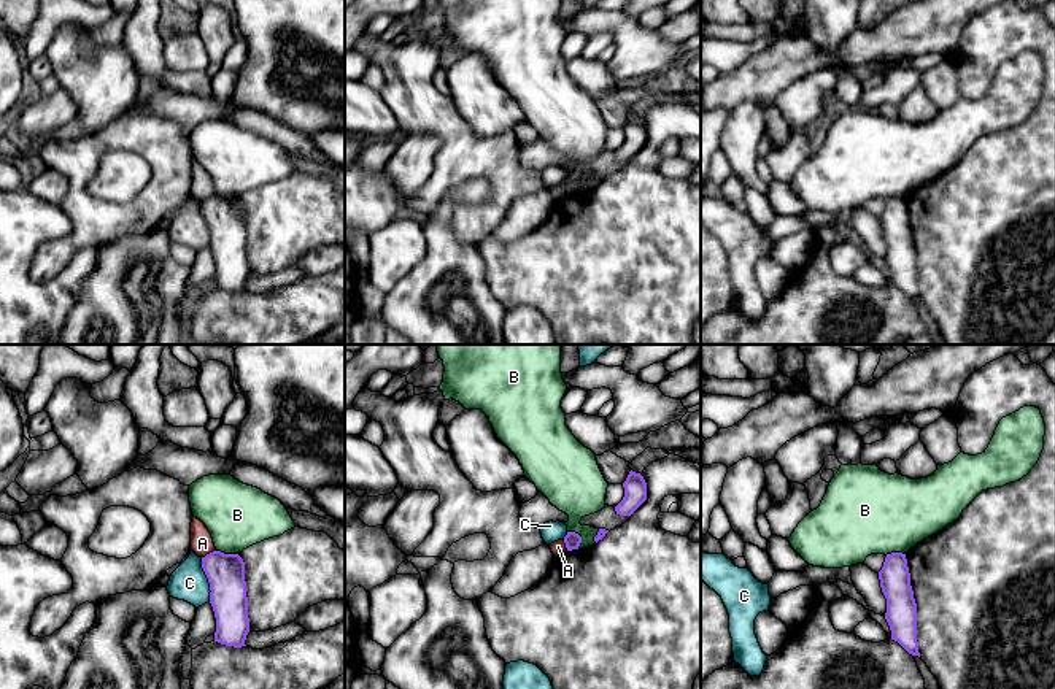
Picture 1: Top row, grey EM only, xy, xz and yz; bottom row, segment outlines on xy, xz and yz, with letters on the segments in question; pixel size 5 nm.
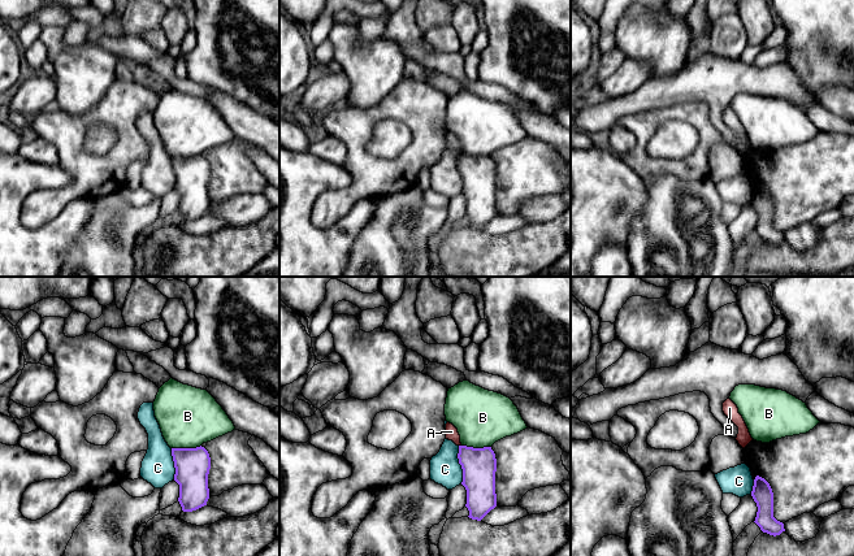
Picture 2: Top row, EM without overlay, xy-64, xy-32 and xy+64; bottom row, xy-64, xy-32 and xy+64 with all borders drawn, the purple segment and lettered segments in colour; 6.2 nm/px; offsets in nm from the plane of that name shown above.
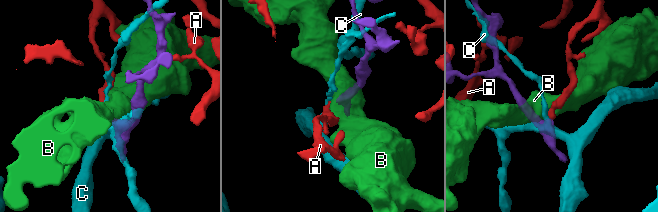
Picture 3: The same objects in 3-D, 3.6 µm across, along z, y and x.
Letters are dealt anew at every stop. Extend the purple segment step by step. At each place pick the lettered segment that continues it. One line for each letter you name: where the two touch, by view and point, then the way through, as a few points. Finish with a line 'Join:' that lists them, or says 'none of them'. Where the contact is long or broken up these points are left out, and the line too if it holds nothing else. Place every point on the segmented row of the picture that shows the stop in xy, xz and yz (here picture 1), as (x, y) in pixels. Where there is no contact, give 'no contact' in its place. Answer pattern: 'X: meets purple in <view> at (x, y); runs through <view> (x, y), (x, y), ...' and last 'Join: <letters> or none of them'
Join: none of them

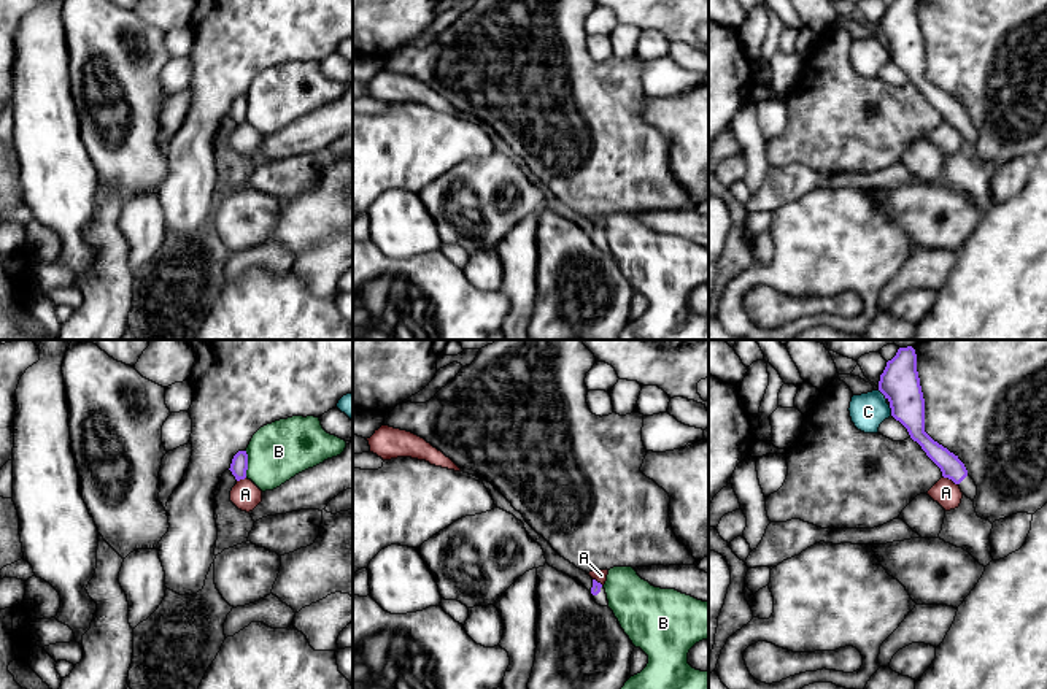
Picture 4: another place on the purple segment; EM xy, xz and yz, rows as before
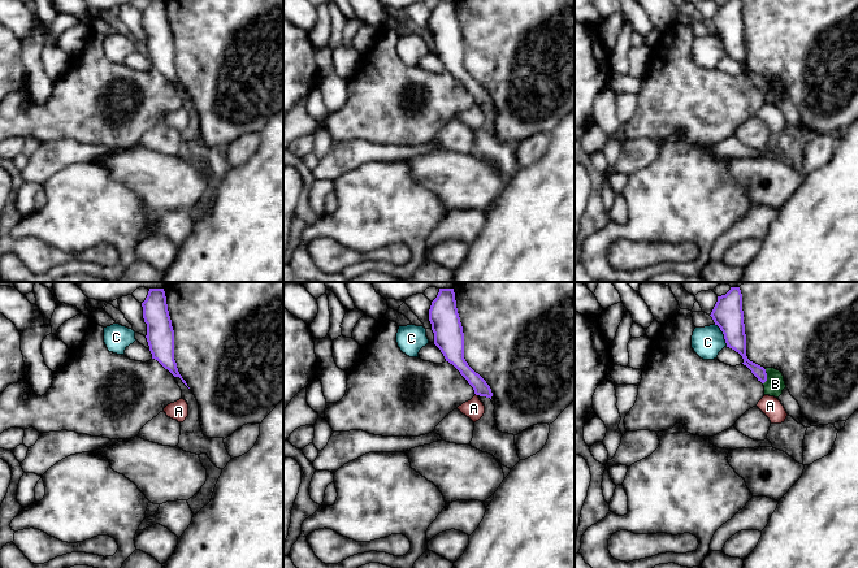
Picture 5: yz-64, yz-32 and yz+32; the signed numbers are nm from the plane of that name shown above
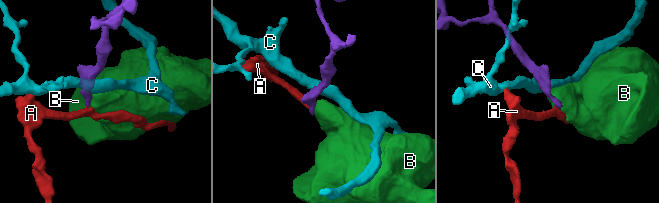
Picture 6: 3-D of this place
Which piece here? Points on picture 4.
Join: none of them

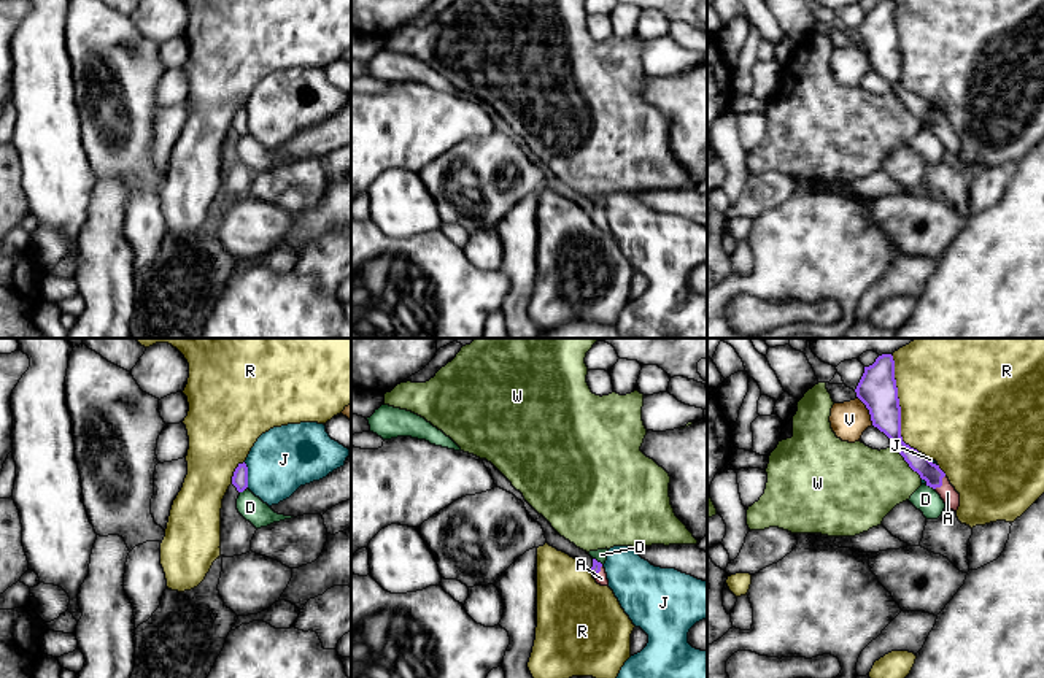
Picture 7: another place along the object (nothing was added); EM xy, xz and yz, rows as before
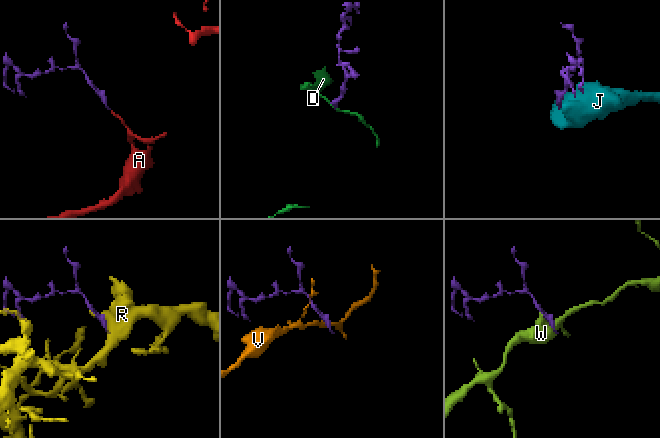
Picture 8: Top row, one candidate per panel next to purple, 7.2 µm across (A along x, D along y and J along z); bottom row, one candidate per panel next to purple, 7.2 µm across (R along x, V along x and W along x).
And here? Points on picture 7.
A: meets purple in yz at (941, 483); runs through yz (931, 473), (941, 483), (947, 493)
Join: A

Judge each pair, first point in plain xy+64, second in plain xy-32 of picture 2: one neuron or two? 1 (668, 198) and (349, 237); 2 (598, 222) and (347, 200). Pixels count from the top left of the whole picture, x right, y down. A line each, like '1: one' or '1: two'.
1: two
2: two

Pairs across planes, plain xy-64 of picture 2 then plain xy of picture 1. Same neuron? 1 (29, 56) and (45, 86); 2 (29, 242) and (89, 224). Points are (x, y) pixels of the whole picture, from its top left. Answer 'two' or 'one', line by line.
1: two
2: two

